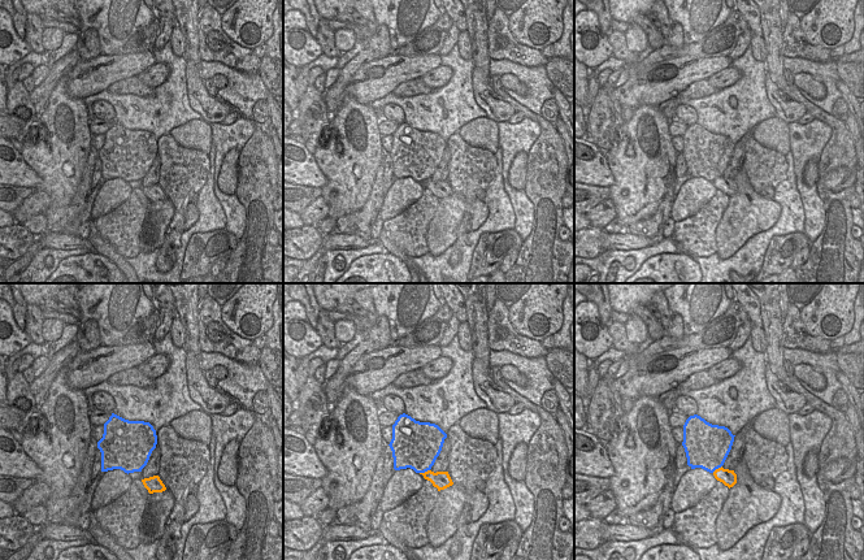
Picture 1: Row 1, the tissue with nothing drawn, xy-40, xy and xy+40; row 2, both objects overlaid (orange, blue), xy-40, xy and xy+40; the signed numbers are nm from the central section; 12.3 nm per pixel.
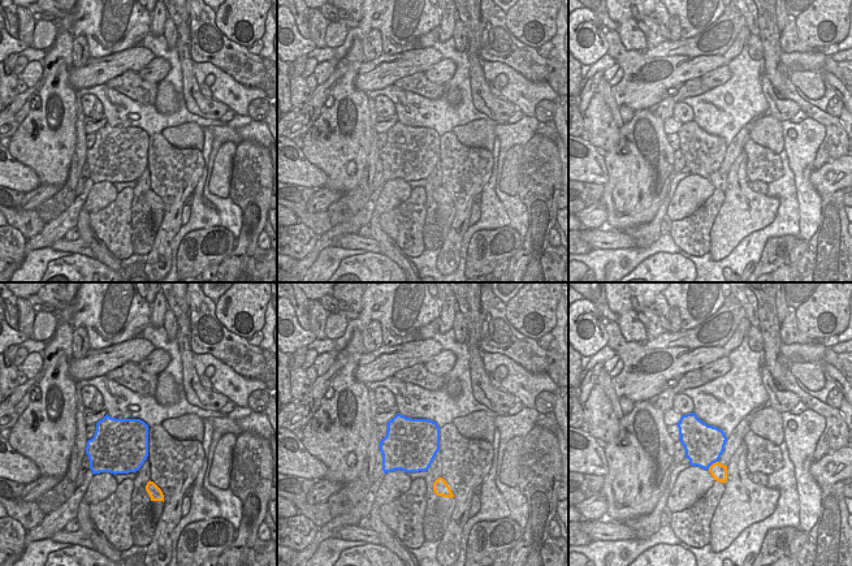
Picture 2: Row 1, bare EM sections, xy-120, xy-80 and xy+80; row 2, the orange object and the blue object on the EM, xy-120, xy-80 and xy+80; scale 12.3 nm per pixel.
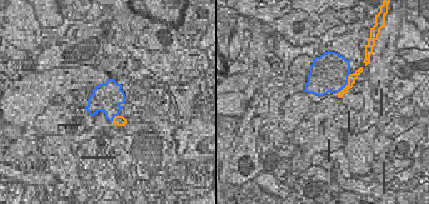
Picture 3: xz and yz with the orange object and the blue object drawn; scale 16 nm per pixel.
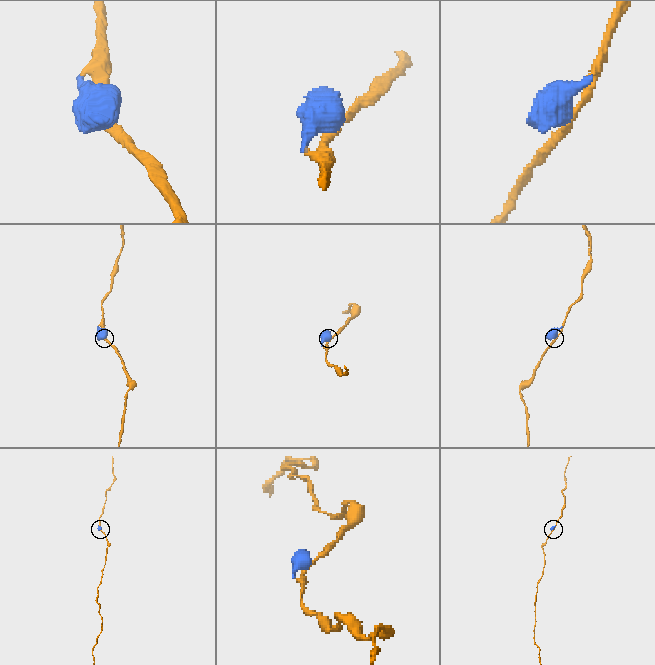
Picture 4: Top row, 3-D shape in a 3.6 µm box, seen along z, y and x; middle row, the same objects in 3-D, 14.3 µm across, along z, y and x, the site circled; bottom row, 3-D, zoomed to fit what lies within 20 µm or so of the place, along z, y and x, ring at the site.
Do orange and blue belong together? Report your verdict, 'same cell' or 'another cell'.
same cell

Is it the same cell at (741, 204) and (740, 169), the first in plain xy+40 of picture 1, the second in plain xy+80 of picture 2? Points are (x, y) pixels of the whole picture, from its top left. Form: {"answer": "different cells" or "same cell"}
{"answer": "same cell"}

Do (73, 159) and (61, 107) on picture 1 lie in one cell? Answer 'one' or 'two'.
one

